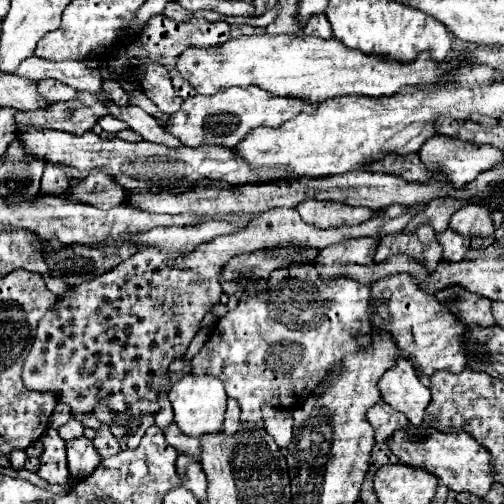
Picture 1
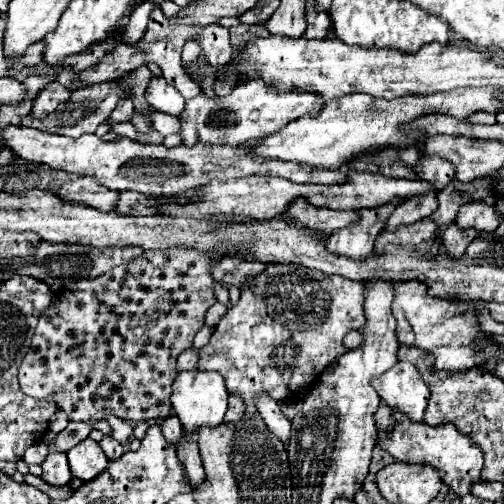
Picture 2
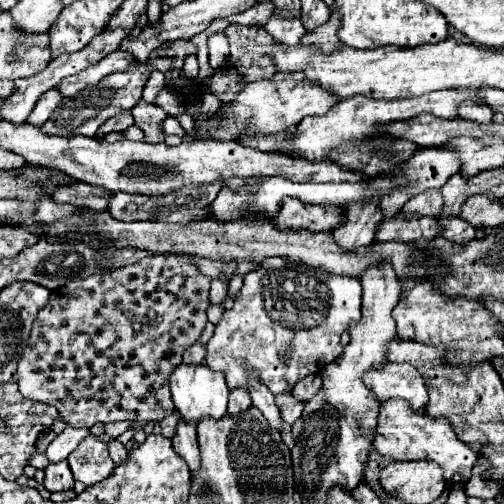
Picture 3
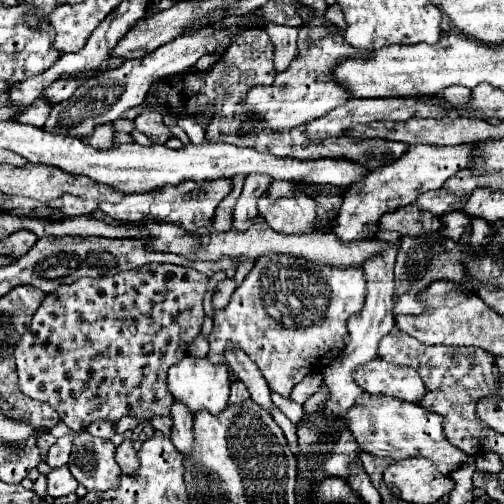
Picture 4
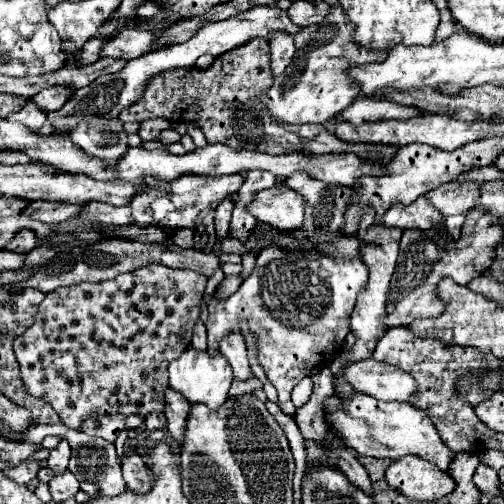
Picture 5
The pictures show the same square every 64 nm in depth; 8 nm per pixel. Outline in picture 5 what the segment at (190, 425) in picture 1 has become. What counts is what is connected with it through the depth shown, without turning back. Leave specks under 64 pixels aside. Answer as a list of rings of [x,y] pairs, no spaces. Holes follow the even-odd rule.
[[[188,348],[180,358],[176,358],[170,366],[170,388],[180,392],[190,404],[206,404],[210,410],[218,410],[226,398],[230,384],[234,380],[232,368],[228,368],[228,362],[224,356],[208,356],[206,352],[196,352],[194,348]]]

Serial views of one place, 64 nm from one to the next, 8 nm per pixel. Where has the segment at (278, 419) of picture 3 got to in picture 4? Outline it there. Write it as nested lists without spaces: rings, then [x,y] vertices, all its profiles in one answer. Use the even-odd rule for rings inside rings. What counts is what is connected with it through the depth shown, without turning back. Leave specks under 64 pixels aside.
[[[228,348],[228,364],[234,368],[238,378],[246,384],[250,398],[266,412],[272,412],[274,404],[270,398],[270,388],[262,378],[262,372],[256,368],[256,364],[252,364],[252,360],[248,360],[248,356],[240,352],[240,348]]]

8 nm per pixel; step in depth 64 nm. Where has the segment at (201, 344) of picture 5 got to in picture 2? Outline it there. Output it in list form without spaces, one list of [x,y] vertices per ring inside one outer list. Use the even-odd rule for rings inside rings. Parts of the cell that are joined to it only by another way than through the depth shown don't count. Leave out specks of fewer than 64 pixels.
[[[188,348],[186,352],[182,352],[176,360],[176,372],[182,372],[182,370],[194,370],[196,368],[196,356],[198,352]]]

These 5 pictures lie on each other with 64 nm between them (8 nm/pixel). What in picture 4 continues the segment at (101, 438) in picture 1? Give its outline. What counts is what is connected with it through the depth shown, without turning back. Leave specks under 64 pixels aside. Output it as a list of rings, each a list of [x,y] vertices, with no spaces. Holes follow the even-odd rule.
[[[124,440],[124,442],[116,448],[114,456],[116,456],[116,462],[120,464],[122,472],[134,472],[134,470],[136,470],[136,450],[134,450],[132,440]]]

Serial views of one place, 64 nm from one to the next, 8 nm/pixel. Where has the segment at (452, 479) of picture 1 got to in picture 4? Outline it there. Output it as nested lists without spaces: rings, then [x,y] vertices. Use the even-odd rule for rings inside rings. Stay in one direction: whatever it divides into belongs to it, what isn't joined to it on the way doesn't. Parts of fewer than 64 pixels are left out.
[[[366,394],[356,402],[356,408],[352,408],[344,418],[348,420],[348,428],[352,428],[360,450],[370,452],[374,456],[388,456],[392,460],[404,460],[414,456],[430,458],[444,476],[450,476],[450,472],[460,468],[470,458],[444,436],[442,416],[432,414],[412,402],[396,400],[390,396]]]

